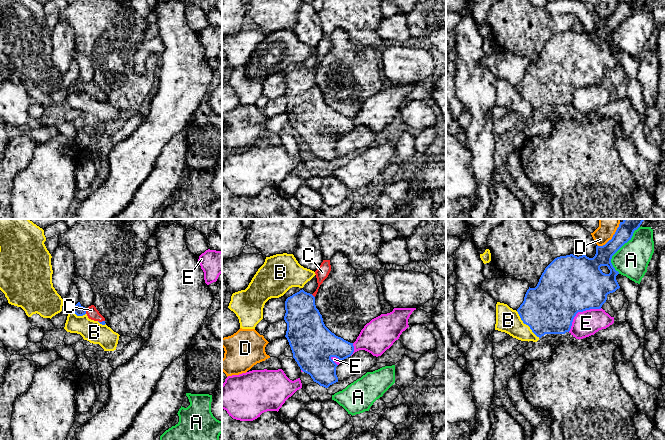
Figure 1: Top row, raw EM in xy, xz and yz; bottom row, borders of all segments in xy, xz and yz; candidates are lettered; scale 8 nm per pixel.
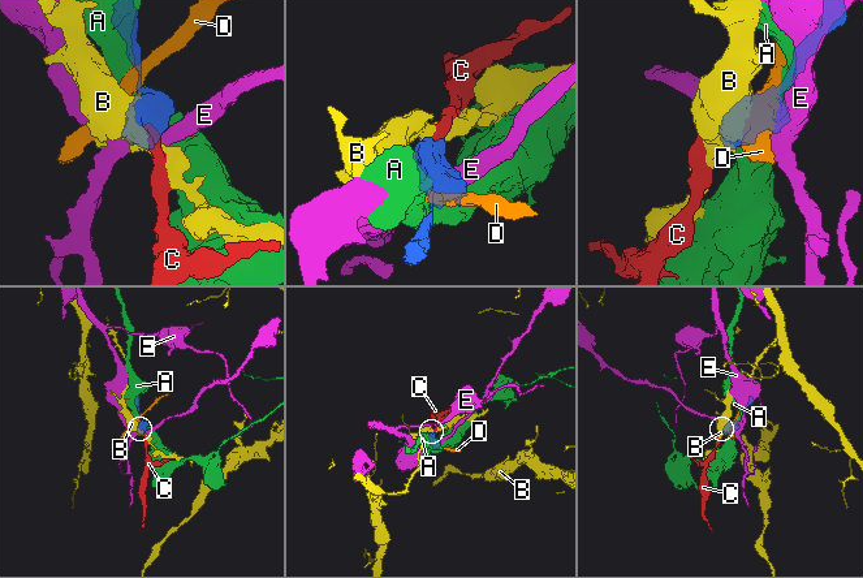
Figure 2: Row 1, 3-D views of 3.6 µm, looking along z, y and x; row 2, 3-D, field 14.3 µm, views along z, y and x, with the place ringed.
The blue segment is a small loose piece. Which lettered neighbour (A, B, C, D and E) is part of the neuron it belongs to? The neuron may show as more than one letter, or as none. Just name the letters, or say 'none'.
C

